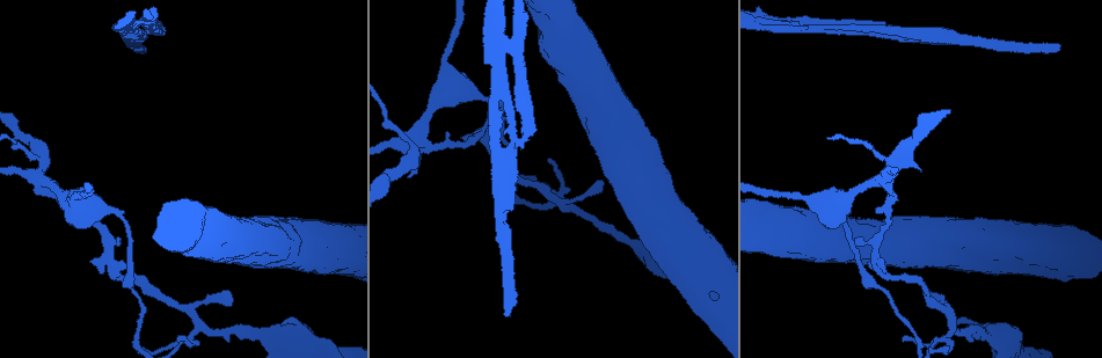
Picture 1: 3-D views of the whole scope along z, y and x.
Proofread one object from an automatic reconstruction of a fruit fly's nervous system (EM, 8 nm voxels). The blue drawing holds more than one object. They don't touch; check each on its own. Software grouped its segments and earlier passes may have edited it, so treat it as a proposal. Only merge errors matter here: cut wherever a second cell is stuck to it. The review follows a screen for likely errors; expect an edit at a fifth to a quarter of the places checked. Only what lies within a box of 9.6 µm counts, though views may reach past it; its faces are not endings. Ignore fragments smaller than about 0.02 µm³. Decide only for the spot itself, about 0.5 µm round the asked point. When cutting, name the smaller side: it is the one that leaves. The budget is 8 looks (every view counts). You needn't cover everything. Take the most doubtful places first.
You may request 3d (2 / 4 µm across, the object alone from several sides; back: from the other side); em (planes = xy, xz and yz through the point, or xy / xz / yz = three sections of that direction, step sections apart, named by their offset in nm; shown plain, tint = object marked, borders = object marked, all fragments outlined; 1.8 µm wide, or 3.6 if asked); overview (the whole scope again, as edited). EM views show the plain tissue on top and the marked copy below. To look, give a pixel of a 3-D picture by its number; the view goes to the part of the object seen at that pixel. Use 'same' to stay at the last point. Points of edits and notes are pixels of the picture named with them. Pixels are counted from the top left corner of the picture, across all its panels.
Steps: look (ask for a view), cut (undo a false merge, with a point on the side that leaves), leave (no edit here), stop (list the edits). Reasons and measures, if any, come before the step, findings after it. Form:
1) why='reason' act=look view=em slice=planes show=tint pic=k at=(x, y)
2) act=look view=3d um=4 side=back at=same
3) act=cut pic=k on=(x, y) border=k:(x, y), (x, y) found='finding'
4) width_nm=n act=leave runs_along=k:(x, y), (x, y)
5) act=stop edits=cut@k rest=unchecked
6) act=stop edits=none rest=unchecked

why='abrupt turn' act=look view=3d um=2 pic=1 at=(414, 142)

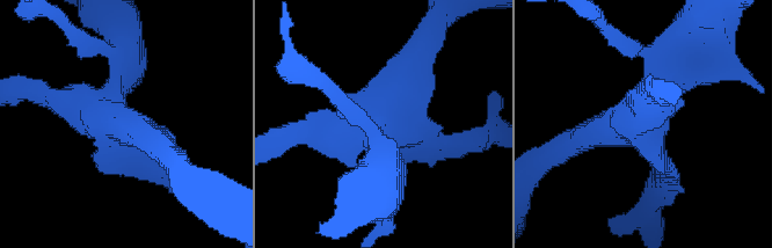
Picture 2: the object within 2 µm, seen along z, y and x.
act=look view=em slice=planes show=tint pic=2 at=(111, 115)

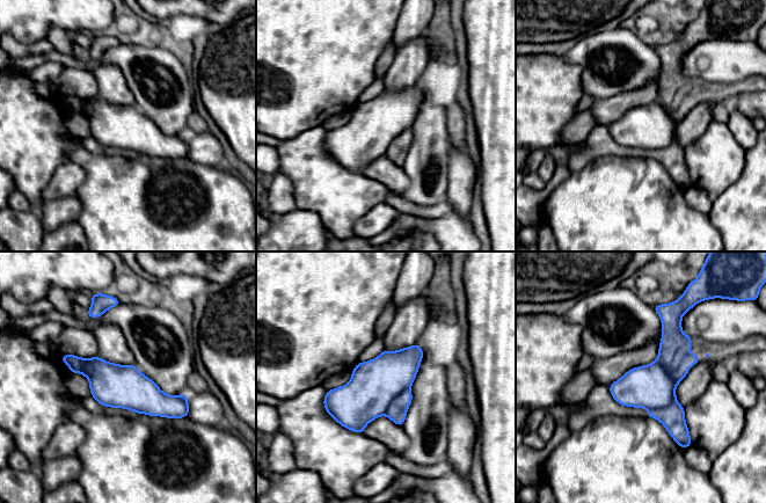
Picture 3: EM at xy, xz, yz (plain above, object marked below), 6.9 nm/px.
act=cut pic=3 on=(649, 386) part_leaving=3:(65, 357), (184, 414) found='a second cell is stuck on'

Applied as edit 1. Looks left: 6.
why='branch point' act=look view=3d um=2 pic=1 at=(132, 29)

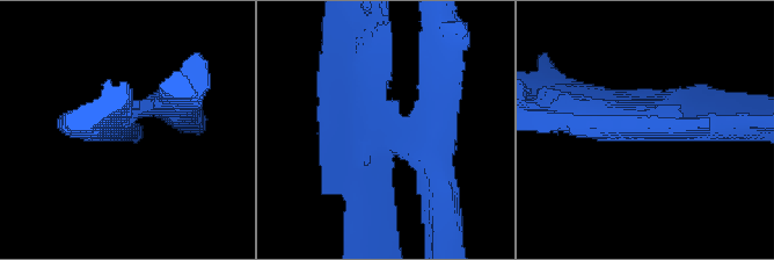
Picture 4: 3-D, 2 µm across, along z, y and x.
why='now the EM' act=look view=em slice=planes show=tint pic=4 at=(112, 125)

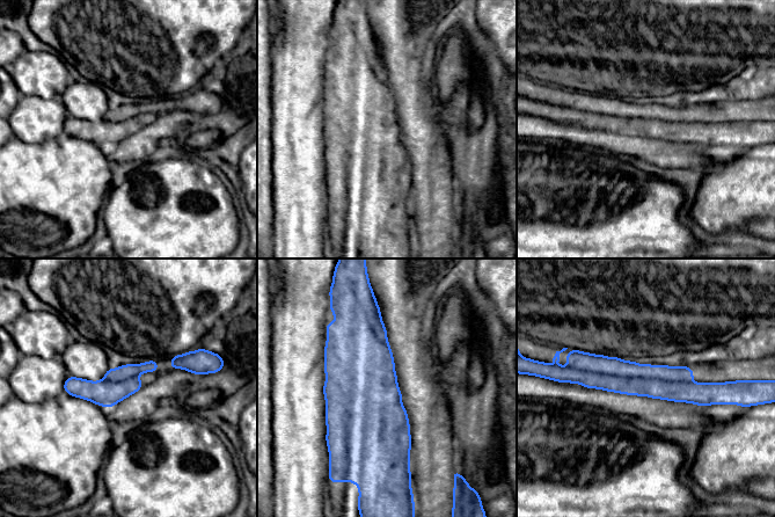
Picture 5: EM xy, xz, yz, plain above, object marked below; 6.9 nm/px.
act=cut pic=5 on=(600, 364) found='two cells meet here'

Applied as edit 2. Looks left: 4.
why='thick turns thin' act=look view=em slice=planes show=tint pic=1 at=(501, 178)

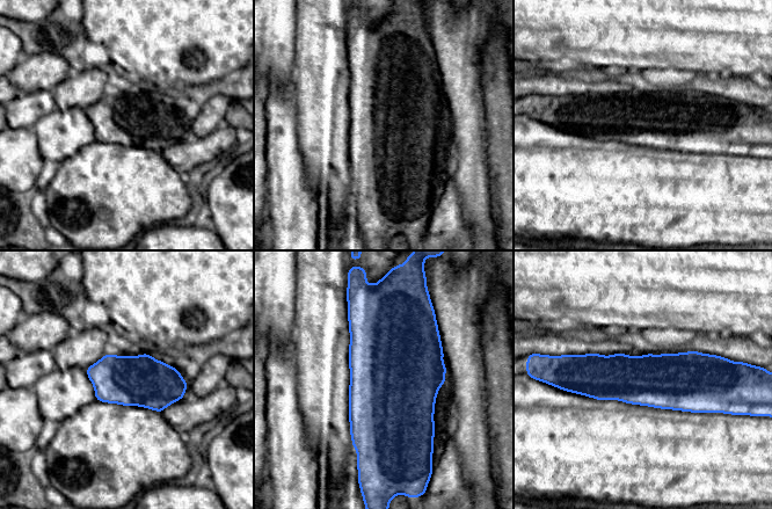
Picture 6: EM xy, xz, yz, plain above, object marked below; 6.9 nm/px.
act=leave found='continuous, no second cell'

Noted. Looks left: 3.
act=stop edits=cut@3,cut@5 rest=unchecked

